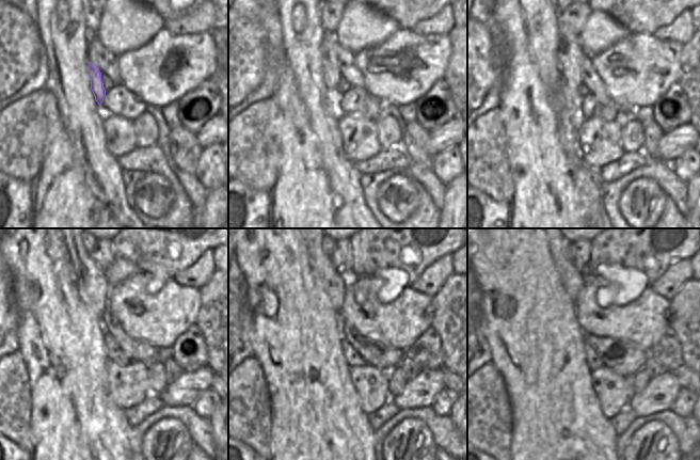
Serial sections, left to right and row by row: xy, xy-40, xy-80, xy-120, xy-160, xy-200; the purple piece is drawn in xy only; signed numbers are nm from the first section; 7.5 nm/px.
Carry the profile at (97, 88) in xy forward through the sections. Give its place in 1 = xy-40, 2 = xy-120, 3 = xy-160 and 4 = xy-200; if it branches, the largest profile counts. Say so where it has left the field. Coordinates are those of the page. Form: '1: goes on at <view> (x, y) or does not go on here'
1: goes on at xy-40 (332, 76)
2: goes on at xy-120 (93, 288)
3: goes on at xy-160 (334, 284)
4: goes on at xy-200 (573, 281)

